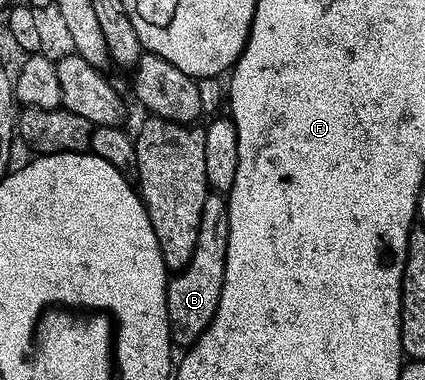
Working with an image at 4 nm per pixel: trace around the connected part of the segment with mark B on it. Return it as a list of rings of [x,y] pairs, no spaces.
[[[210,195],[202,212],[201,234],[197,251],[188,269],[168,282],[168,314],[172,324],[172,339],[181,350],[187,351],[200,342],[200,337],[214,323],[222,303],[226,283],[226,259],[230,251],[230,211],[223,196]]]

